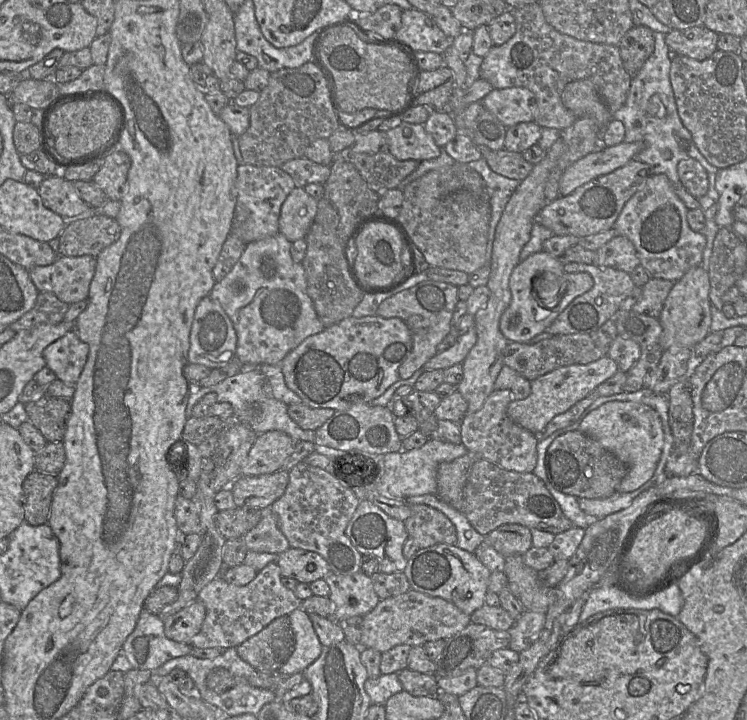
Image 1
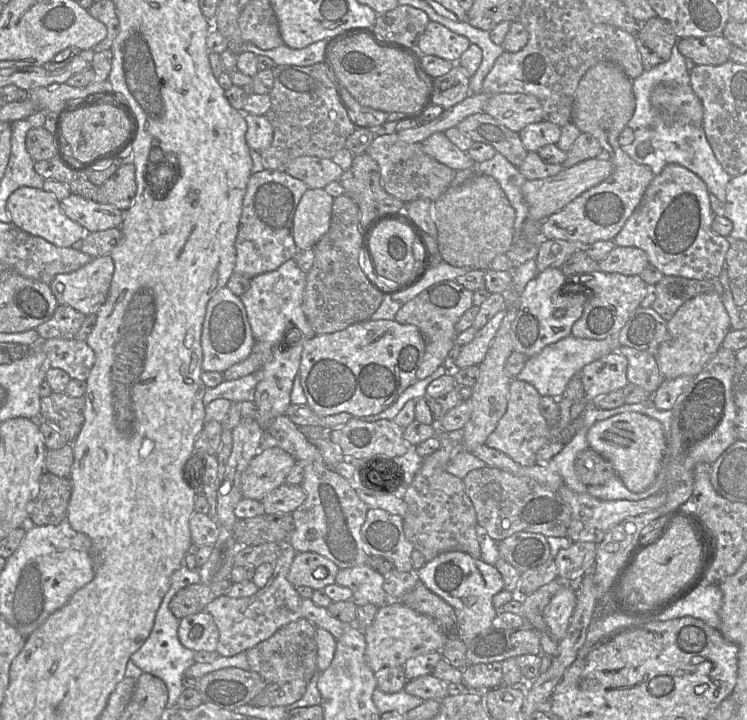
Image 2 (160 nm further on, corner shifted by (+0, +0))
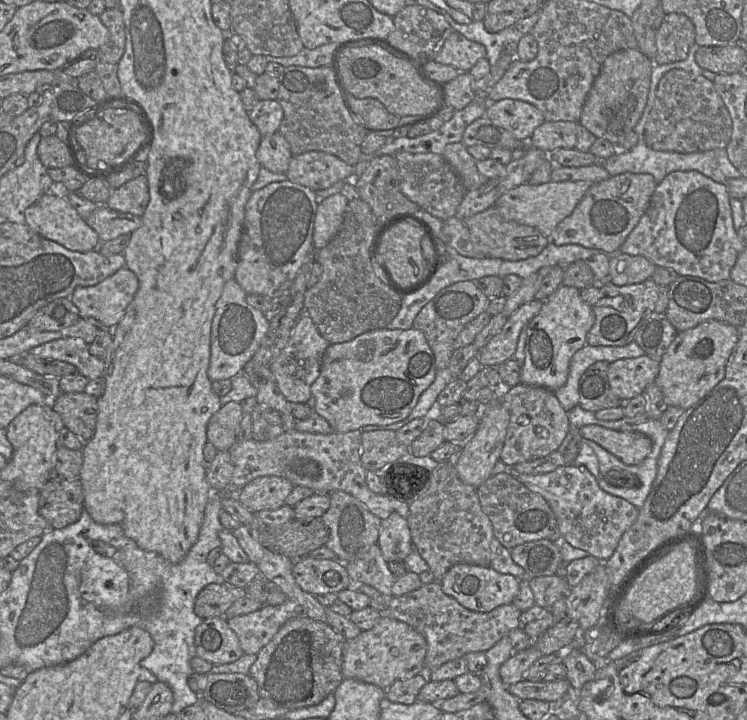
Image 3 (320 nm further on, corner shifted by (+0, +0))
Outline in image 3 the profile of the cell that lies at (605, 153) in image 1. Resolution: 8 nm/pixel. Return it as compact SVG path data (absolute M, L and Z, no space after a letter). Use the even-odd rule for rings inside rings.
M551 181L540 185L524 183L502 194L493 206L505 219L531 226L549 237L556 226L573 212L594 184L595 182L591 181Z

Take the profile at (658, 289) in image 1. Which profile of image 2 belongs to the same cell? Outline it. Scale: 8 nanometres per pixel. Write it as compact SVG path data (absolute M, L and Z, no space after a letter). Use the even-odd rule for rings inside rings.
M664 276L656 285L656 298L651 305L664 320L669 321L687 301L704 293L720 295L724 288L718 278L707 280Z

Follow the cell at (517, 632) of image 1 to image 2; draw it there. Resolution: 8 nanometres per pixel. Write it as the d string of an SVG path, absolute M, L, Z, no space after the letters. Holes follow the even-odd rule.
M575 585L564 587L555 595L542 613L553 639L564 638L577 603Z

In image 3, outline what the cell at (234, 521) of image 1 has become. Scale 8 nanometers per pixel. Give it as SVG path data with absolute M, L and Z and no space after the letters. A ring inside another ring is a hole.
M294 518L279 526L263 526L259 542L270 551L298 561L329 539L329 530L320 518Z

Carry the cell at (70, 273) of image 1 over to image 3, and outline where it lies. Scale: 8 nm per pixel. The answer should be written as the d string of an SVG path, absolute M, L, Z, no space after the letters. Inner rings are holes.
M124 267L94 286L77 287L70 300L83 317L94 318L114 328L124 317L138 285L136 275Z

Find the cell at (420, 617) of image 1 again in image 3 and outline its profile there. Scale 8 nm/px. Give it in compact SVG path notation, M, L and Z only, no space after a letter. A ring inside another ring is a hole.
M382 616L372 629L346 641L342 674L344 678L374 684L386 691L396 680L406 680L424 673L426 653L427 642L422 634L404 622Z

